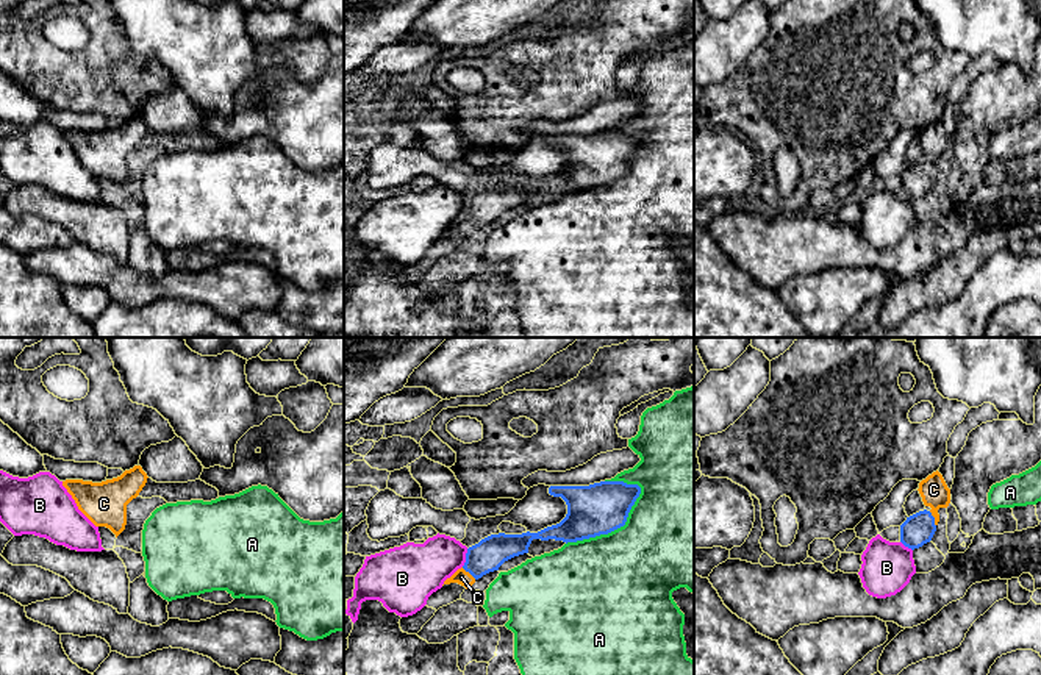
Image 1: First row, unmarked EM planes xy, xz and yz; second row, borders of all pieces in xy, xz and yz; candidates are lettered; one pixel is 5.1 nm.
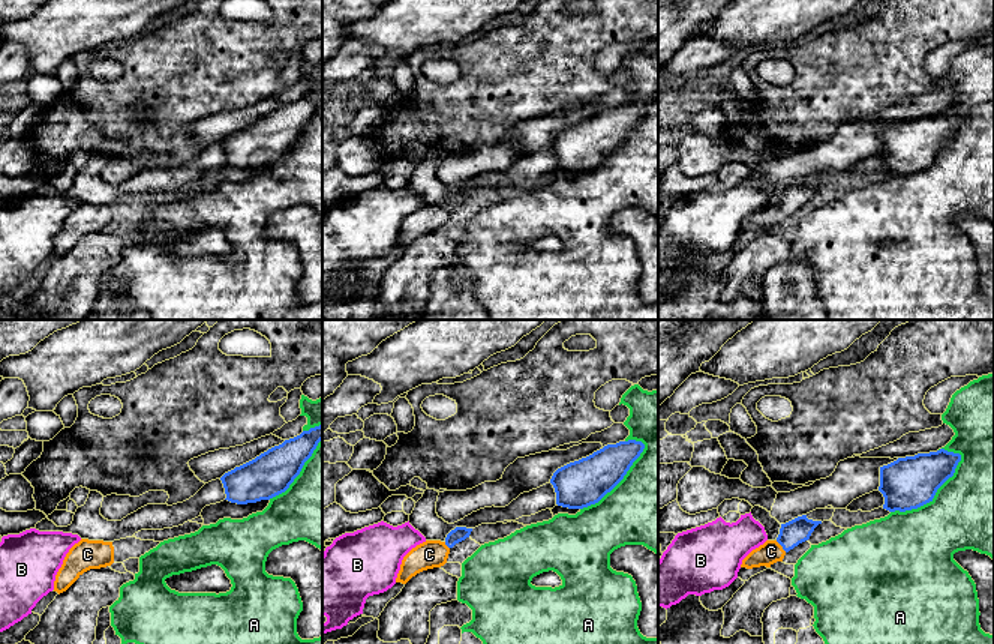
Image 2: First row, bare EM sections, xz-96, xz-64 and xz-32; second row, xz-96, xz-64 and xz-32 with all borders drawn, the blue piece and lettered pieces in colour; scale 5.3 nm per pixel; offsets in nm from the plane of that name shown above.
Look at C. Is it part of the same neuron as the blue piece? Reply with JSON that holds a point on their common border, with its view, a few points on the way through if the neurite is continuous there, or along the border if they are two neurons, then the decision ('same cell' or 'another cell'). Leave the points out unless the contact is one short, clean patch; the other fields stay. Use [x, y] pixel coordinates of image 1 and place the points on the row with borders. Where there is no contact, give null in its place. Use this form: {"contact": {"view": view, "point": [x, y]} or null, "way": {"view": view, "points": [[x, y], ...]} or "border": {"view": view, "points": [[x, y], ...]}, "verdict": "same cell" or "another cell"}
{"contact": {"view": "yz", "point": [933, 519]}, "way": {"view": "yz", "points": [[916, 530], [933, 519], [933, 489]]}, "verdict": "same cell"}

